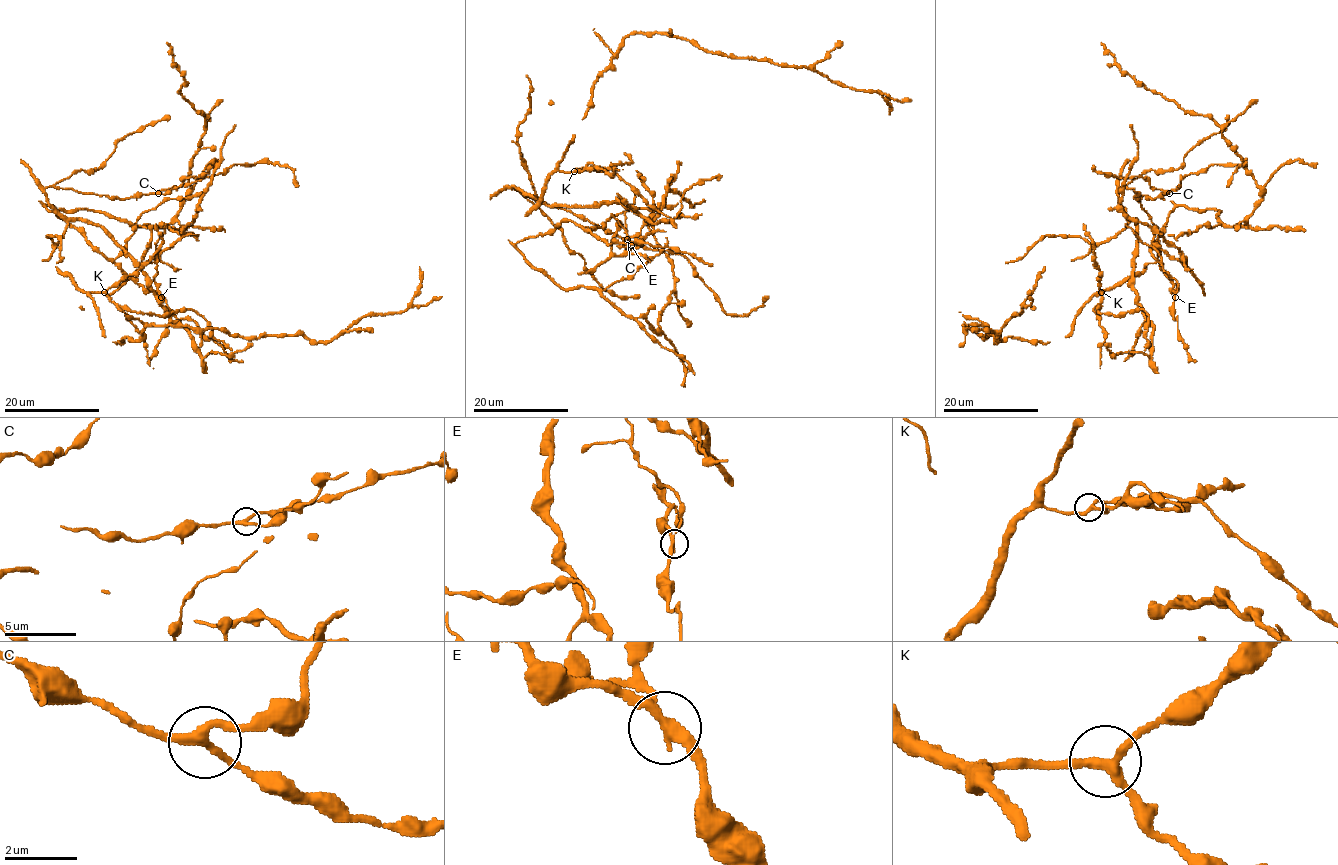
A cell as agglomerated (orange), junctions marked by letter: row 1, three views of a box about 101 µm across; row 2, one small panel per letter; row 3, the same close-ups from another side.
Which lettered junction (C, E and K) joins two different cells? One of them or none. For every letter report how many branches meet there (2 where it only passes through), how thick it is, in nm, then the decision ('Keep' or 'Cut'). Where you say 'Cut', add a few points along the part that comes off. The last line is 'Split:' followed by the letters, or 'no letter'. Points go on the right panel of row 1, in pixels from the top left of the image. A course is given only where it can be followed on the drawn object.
C: Branches: 3. Thickness 240 nm. Keep
E: Branches: 3. Thickness 240 nm. Cut. Course of the part to remove: (1175, 296), (1176, 281), (1163, 269), (1162, 257), (1125, 224)
K: Branches: 3. Thickness 240 nm. Keep
Split: E

